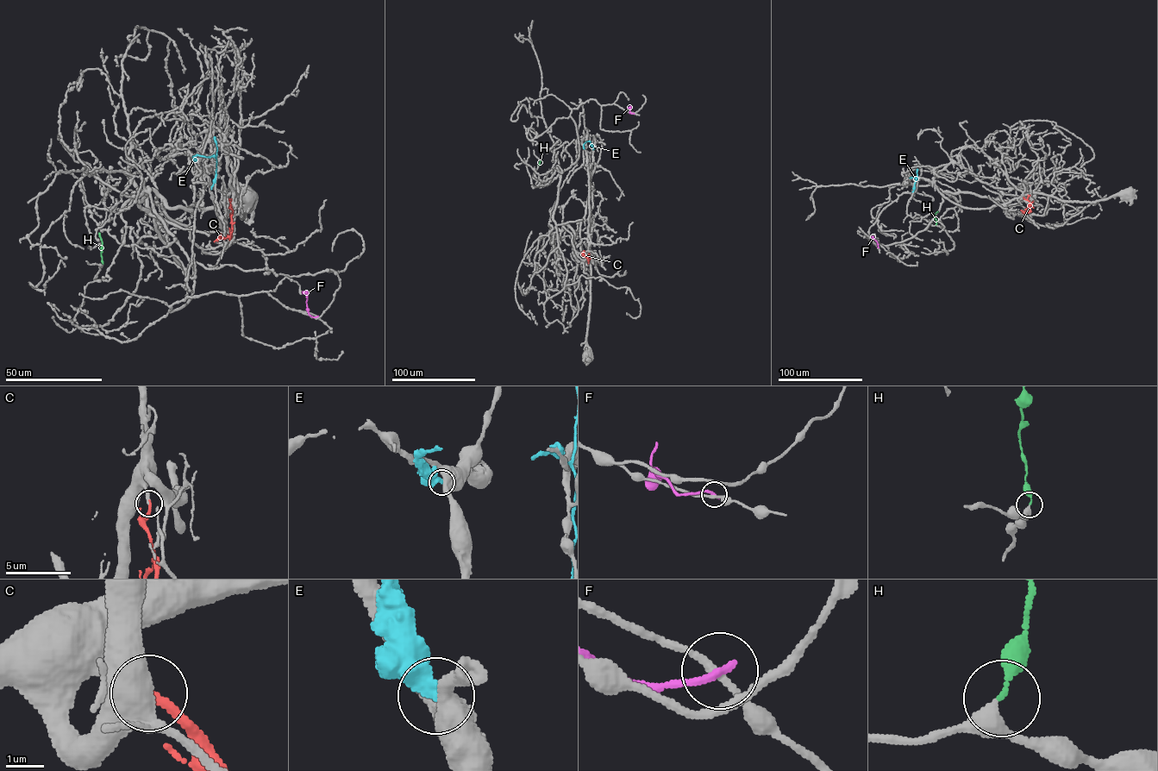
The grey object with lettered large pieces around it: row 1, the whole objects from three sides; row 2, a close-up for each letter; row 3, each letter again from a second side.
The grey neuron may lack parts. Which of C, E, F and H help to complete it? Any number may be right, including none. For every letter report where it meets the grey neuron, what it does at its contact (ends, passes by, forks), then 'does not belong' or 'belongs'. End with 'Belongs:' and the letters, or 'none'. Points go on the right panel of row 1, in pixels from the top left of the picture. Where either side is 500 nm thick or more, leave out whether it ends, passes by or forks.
C: meets grey at (1023, 197); it ends there; belongs
E: meets grey at (917, 179); does not belong
F: meets grey at (878, 247); it ends there; does not belong
H: meets grey at (935, 224); it ends there; belongs
Belongs: C, H

